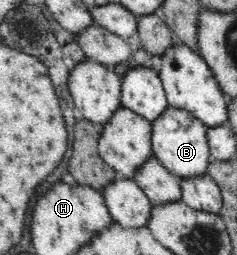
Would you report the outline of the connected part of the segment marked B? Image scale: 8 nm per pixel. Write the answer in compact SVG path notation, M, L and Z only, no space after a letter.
M167 106L165 110L151 121L151 151L153 156L171 173L189 178L207 173L207 164L211 161L207 145L207 128L196 116L186 110Z

